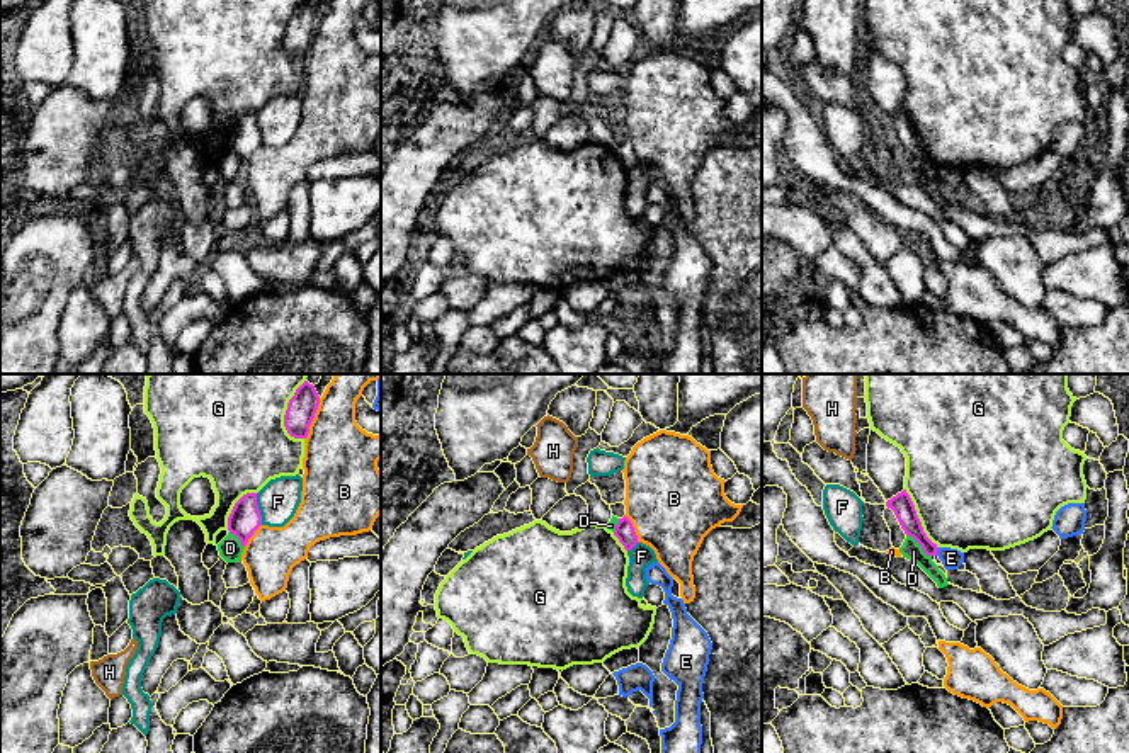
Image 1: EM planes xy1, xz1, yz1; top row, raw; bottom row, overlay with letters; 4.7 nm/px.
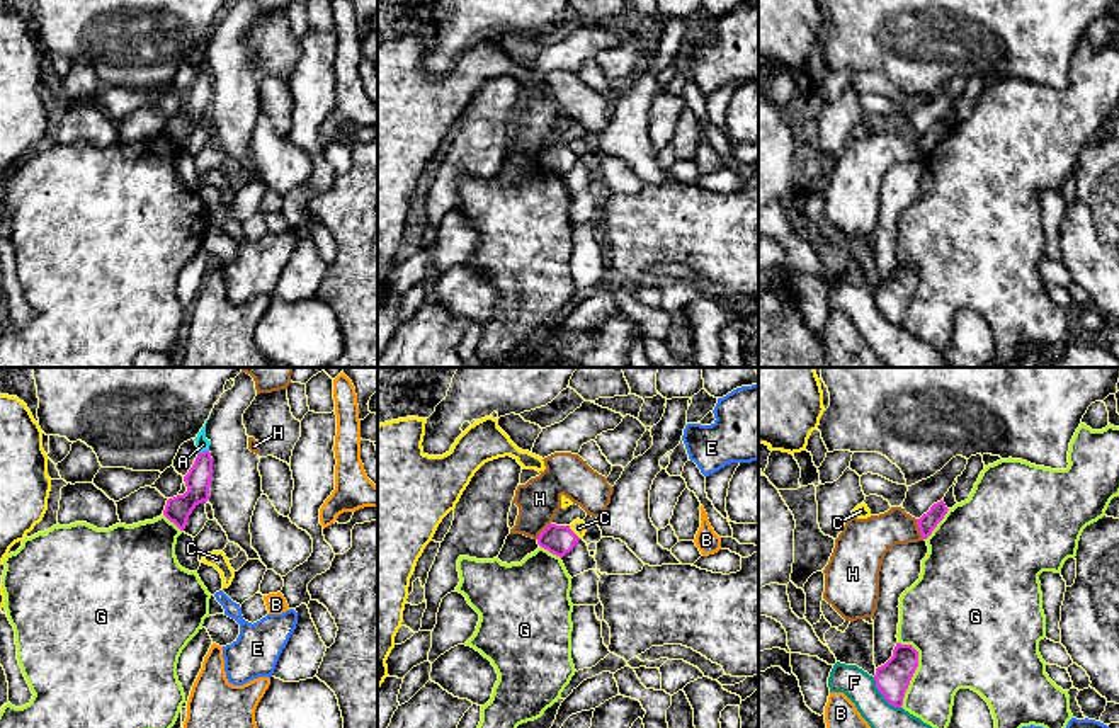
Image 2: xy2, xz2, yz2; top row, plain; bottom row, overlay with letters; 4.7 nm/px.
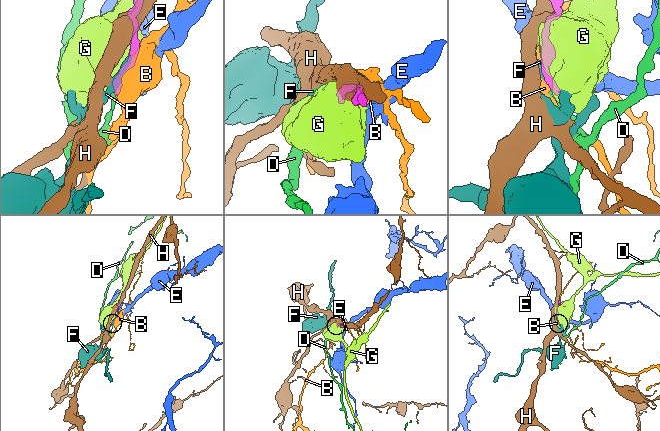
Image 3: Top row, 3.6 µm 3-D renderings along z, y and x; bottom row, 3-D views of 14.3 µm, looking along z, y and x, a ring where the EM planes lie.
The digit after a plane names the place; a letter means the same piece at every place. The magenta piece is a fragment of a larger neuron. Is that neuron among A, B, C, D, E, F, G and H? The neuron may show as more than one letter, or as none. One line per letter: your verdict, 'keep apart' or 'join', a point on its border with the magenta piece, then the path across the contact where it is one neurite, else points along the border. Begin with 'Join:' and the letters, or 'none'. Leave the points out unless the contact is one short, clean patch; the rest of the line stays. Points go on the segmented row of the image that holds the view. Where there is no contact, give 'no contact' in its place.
Join: A
A: join; contact xy2 (204, 451); way xy2 (198, 480), (204, 451), (203, 444)
B: keep apart; contact xy1 (313, 417)
C: keep apart; contact xz2 (573, 533); border xz2 (568, 526), (580, 538)
D: keep apart; contact yz1 (920, 544); border yz1 (907, 534), (930, 556)
E: keep apart; contact yz1 (937, 549); border yz1 (939, 548), (936, 554)
F: keep apart; contact yz2 (883, 694)
G: keep apart; contact yz2 (915, 669)
H: keep apart; contact yz2 (920, 529)

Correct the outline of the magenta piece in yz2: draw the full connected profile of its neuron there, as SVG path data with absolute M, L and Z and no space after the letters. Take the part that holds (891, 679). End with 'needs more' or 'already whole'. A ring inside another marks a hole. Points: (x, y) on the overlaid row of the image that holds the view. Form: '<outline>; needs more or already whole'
M896 643L893 657L876 668L876 687L891 706L903 706L905 692L917 667L918 651L912 645Z; already whole

